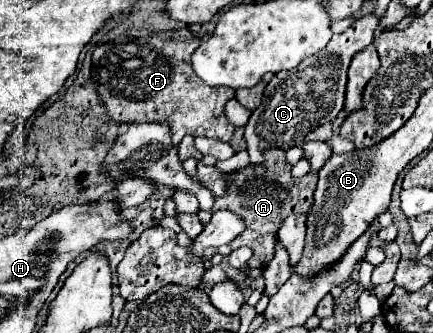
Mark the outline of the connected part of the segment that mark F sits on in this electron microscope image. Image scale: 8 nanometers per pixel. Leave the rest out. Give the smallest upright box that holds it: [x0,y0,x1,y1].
[92,31,236,143]

